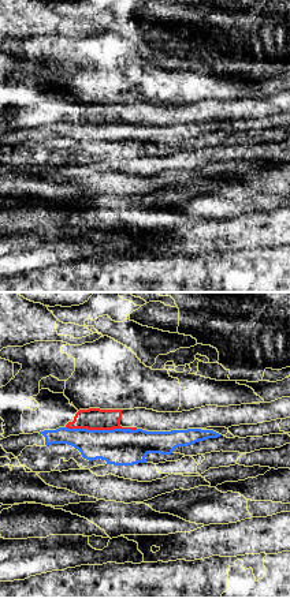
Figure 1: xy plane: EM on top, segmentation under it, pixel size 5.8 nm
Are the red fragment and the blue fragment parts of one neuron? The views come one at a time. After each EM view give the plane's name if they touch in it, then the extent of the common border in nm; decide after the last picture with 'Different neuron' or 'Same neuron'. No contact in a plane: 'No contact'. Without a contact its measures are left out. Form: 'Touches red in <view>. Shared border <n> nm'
Touches red in xy. Shared border 420 nm

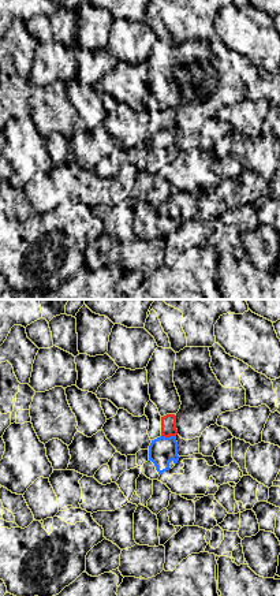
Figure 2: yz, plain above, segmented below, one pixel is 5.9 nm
Touches red in yz. Shared border 90 nm

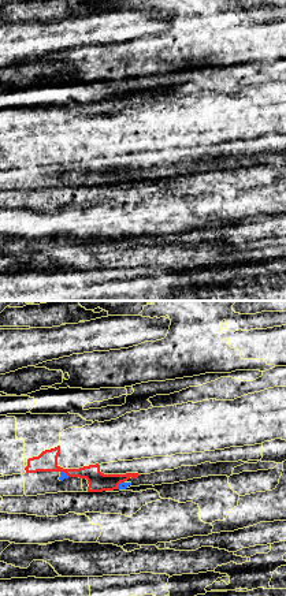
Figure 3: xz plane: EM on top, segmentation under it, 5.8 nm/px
Touches red in xz. Shared border 60 nm

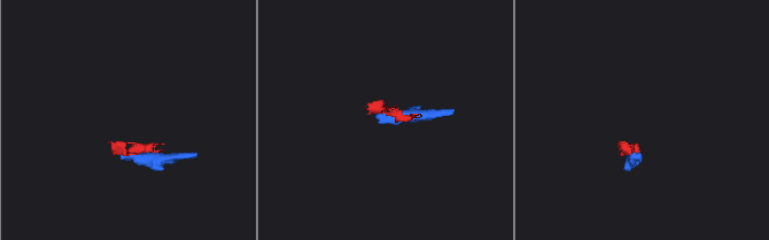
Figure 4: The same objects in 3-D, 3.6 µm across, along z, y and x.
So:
Different neuron

